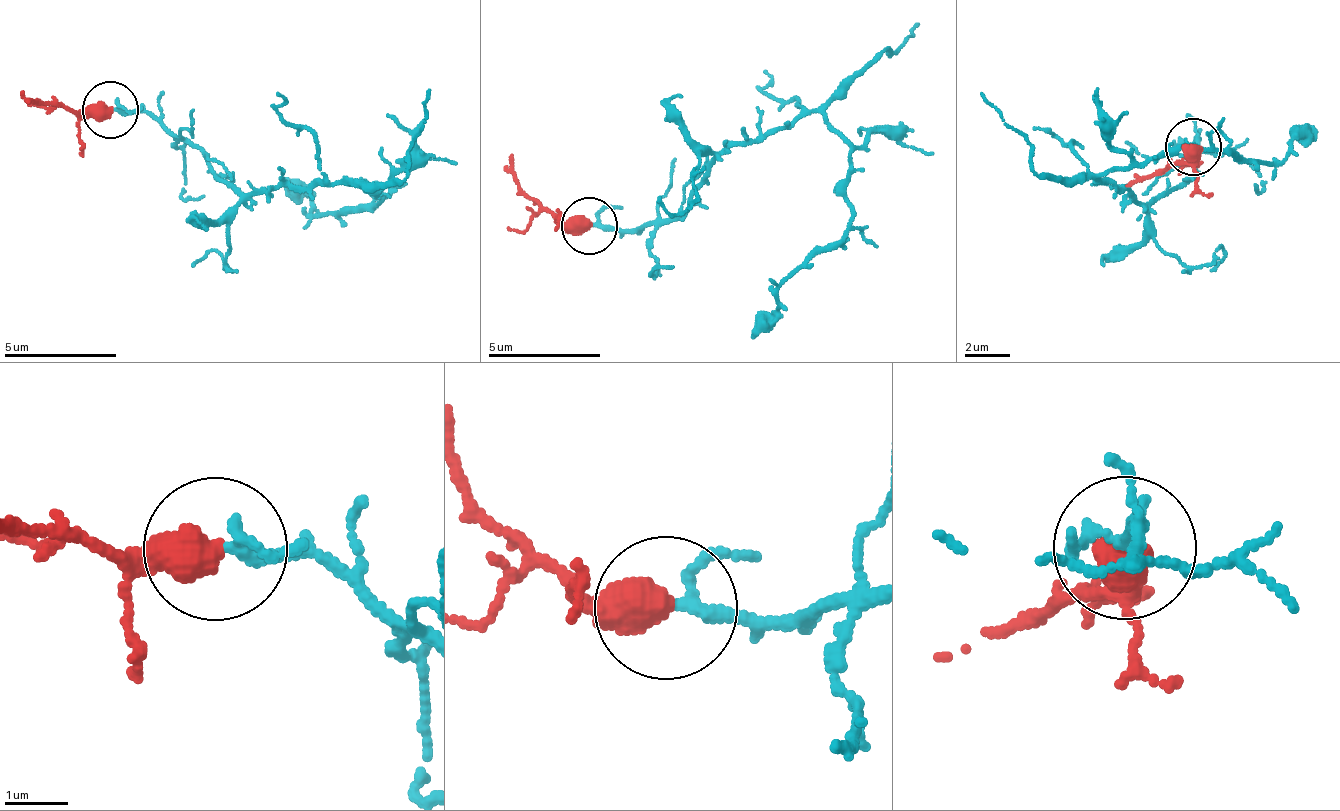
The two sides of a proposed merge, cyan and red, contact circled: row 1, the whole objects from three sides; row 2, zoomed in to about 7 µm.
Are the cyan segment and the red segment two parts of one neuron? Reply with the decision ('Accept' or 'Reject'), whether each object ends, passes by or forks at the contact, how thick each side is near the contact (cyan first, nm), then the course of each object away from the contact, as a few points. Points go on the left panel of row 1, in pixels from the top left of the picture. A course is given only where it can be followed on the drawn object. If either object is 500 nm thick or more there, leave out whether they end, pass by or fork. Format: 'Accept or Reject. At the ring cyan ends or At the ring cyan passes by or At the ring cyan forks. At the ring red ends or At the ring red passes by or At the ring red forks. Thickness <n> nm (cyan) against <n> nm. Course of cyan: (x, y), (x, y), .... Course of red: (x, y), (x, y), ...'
Accept. Thickness 170 nm (cyan) against 600 nm. Course of cyan: (111, 108), (157, 115), (249, 193), (342, 180), (379, 201), (321, 218), (310, 197), (284, 185). Course of red: (111, 108), (27, 103)

